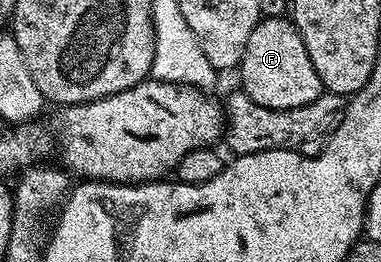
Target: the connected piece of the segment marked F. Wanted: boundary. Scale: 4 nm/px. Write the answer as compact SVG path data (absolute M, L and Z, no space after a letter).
M287 16L263 18L256 24L249 36L249 44L245 44L243 58L237 67L238 74L243 81L242 93L249 95L257 104L274 110L301 108L324 93L313 68L313 60L309 60L309 52L305 52L299 29Z

